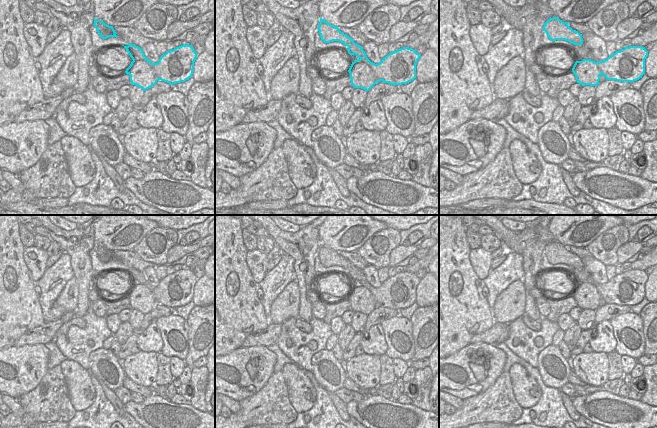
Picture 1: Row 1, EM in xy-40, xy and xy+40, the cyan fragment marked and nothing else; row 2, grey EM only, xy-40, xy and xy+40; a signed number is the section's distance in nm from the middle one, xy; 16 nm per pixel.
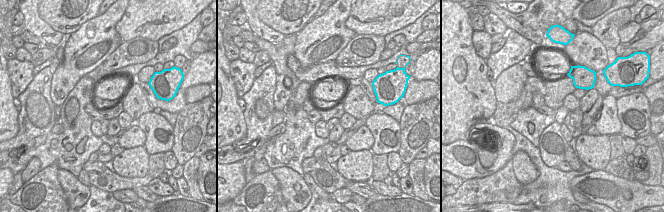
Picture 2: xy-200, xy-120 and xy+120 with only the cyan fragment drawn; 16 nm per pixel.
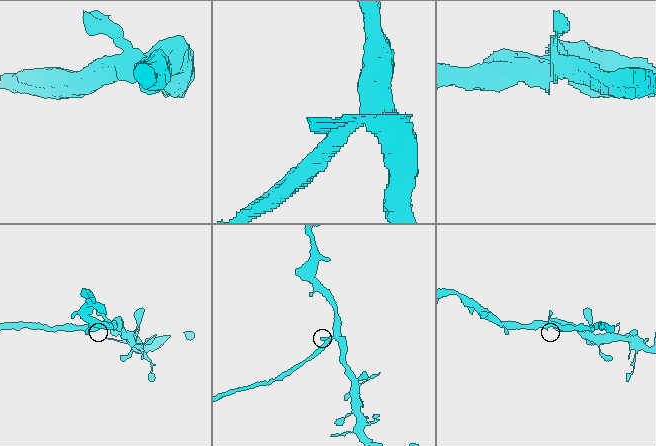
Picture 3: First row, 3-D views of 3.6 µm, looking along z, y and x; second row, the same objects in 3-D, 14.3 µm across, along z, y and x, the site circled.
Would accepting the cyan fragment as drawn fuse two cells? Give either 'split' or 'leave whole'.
split

